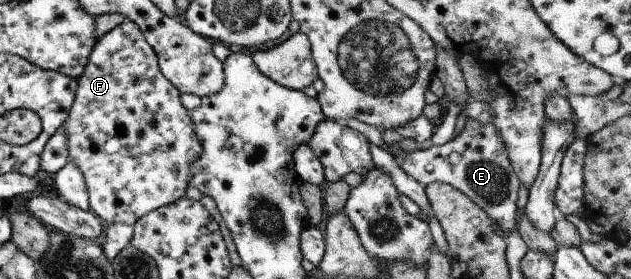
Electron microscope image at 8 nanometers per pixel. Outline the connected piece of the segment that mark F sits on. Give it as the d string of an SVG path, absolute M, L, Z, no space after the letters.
M123 20L118 26L111 28L94 43L89 59L84 65L82 74L76 78L77 87L66 120L61 124L60 132L66 136L67 158L73 161L74 166L81 172L86 190L90 211L94 213L104 224L130 225L132 226L141 216L148 214L155 208L173 203L184 197L184 192L191 180L191 165L198 158L201 146L193 131L193 124L187 111L180 102L180 93L176 90L159 71L157 58L140 29L128 20Z

